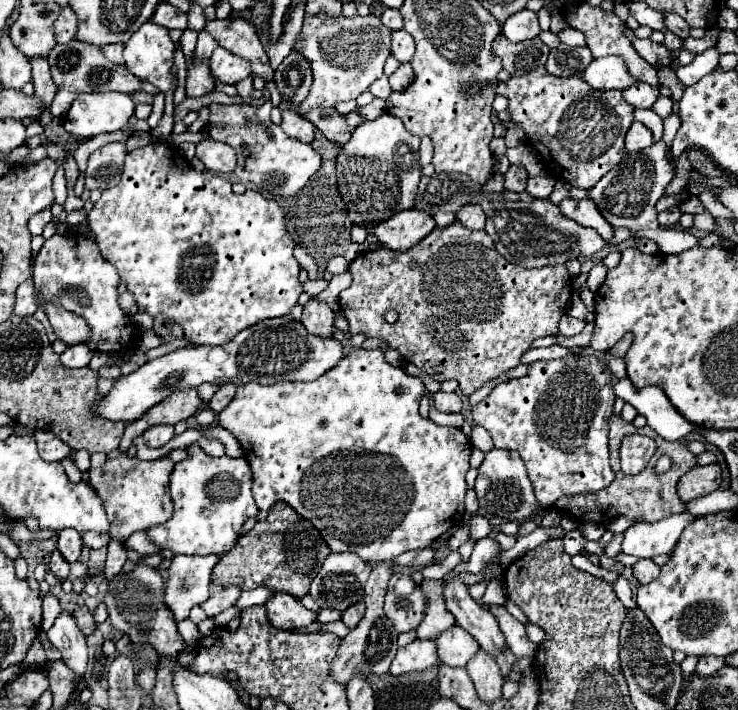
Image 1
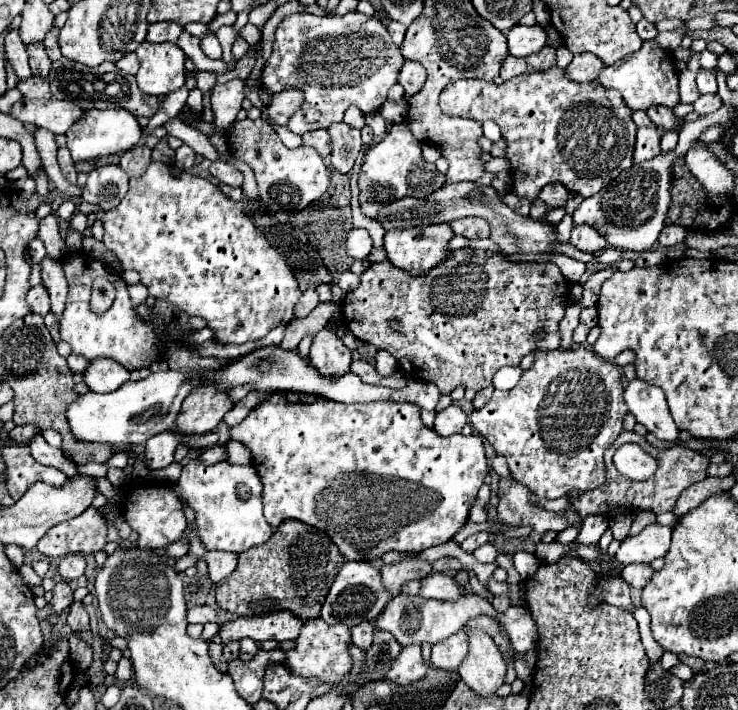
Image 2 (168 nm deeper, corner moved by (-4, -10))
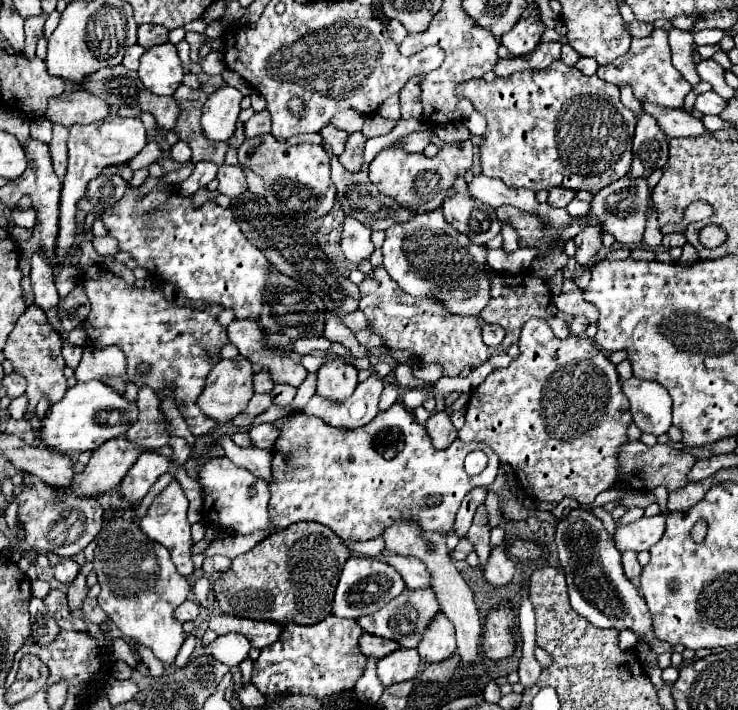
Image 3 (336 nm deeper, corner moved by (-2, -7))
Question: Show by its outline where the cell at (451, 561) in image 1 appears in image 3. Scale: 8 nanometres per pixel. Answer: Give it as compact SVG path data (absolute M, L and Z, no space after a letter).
M350 557L340 573L340 581L332 603L332 615L346 617L346 619L360 619L364 615L376 613L384 605L388 605L394 597L398 597L404 591L404 587L406 583L404 579L400 579L400 573L394 571L384 559Z

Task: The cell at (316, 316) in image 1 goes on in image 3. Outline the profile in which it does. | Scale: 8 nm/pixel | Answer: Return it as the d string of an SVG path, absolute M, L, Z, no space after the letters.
M324 353L324 359L326 359L324 365L316 373L318 375L316 393L334 401L348 399L358 385L356 367L342 361L342 357L336 353Z

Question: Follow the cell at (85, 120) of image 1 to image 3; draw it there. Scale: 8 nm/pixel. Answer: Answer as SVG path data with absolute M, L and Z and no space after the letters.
M108 113L102 121L90 125L72 125L68 137L68 173L62 183L60 199L60 235L56 241L56 263L64 263L64 257L70 253L76 235L76 201L84 197L86 185L90 179L100 175L106 165L130 161L146 145L146 129L140 119L120 117L118 113Z

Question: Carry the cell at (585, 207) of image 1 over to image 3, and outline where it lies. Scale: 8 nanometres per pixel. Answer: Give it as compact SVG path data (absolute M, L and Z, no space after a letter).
M586 227L584 231L580 231L576 237L574 237L574 243L576 243L576 261L580 265L588 265L590 259L598 253L598 249L602 247L602 235L594 229L594 227Z

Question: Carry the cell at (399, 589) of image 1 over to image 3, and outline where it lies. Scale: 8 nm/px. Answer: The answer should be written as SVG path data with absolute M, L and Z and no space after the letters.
M404 589L384 609L380 609L378 613L360 617L358 621L360 621L360 627L366 633L372 633L372 635L378 635L378 637L384 637L384 639L392 639L400 647L418 647L422 635L426 633L426 629L430 627L432 619L438 613L440 613L440 605L438 605L438 599L436 599L432 589Z

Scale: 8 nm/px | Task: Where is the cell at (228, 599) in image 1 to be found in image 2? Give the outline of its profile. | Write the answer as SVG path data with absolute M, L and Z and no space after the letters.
M196 606L188 610L188 622L190 624L206 624L216 622L216 610L212 606Z

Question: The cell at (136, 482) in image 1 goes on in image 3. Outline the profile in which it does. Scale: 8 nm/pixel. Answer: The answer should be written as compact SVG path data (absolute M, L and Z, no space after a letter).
M172 481L156 499L154 503L150 505L146 517L140 521L140 529L148 535L148 539L164 545L170 555L172 555L172 561L178 569L180 575L190 575L194 573L194 565L192 565L192 559L190 559L190 547L192 547L192 539L190 539L190 523L186 519L186 511L188 511L188 499L180 487L178 481Z

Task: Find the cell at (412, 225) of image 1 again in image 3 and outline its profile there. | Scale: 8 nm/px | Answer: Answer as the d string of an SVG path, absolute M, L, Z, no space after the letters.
M440 209L418 213L406 223L388 227L382 253L384 269L406 293L436 297L444 301L448 311L460 315L478 315L488 303L484 247L470 243L470 239L448 225Z

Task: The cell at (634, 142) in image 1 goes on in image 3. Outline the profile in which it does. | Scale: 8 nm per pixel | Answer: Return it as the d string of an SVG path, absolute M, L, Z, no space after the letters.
M650 115L638 117L632 151L632 175L650 175L654 169L664 167L668 159L668 141Z

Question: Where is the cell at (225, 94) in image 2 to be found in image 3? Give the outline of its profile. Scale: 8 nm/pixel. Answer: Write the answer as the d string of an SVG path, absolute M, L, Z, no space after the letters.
M220 87L208 95L202 109L202 129L212 141L228 141L240 113L242 93L234 87Z

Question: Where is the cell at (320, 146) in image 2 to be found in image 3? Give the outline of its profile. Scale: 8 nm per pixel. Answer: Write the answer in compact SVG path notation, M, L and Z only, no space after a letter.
M328 125L328 127L324 127L324 129L320 131L320 135L322 135L322 139L332 147L334 155L340 155L340 151L344 151L344 137L348 137L346 131L340 131L340 129Z

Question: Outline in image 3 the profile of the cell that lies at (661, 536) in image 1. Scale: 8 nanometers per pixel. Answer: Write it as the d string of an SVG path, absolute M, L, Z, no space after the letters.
M642 517L636 523L620 525L614 533L614 543L620 553L624 551L648 551L654 543L658 543L666 529L666 517Z

